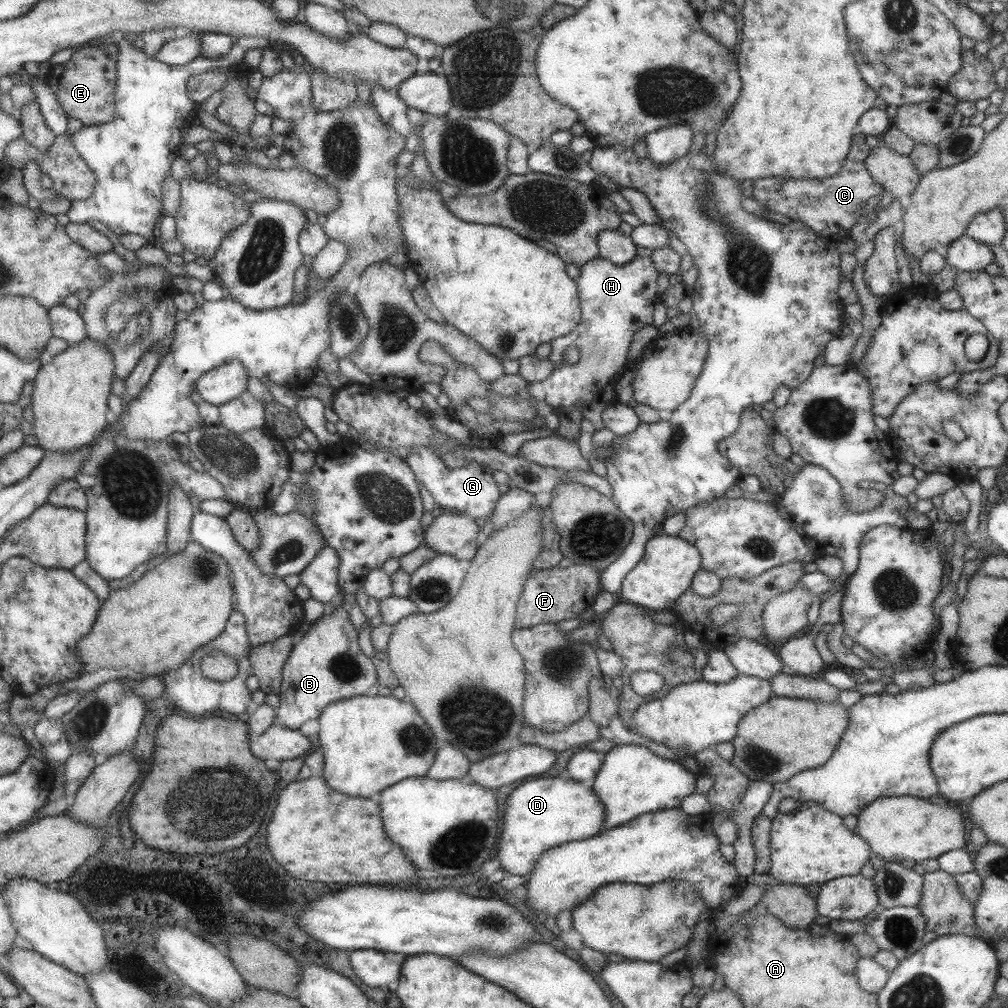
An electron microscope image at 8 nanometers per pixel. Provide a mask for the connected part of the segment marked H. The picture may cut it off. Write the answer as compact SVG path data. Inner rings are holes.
M637 254L623 266L615 266L597 257L579 265L578 269L579 323L570 333L550 342L548 359L555 364L553 370L542 382L527 383L525 392L528 397L543 400L558 412L581 404L579 412L583 420L589 420L594 430L599 430L604 427L601 412L618 403L614 386L630 366L627 364L627 350L631 338L640 328L652 324L653 306L659 297L656 289L659 273L650 257ZM569 346L575 346L579 351L579 359L574 364L563 361L563 350Z

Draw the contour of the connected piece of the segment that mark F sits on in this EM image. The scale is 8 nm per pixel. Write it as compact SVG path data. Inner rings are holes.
M569 565L561 568L531 568L523 584L519 601L516 603L516 619L514 628L529 628L541 623L557 623L569 620L587 607L591 607L594 599L602 591L599 582L599 571L585 565Z

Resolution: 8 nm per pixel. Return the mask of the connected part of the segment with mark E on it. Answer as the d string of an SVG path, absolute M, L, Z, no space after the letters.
M113 43L75 48L63 66L51 65L46 76L45 82L60 108L68 117L81 121L84 127L100 126L114 118L117 53L118 46Z

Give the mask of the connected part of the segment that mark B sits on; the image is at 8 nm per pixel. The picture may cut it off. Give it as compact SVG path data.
M336 606L336 610L333 611L329 609L325 616L309 623L306 632L299 642L291 648L281 672L281 688L278 694L279 707L276 709L275 723L291 730L298 730L299 726L307 720L319 717L326 704L371 693L373 692L371 686L377 686L373 660L365 656L359 649L358 631L349 621L349 615L342 606Z

